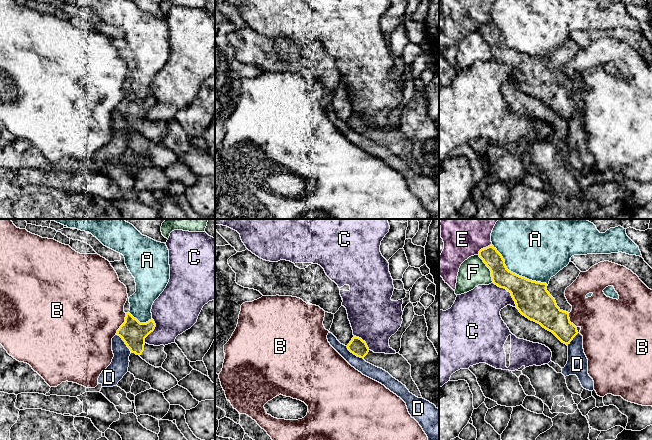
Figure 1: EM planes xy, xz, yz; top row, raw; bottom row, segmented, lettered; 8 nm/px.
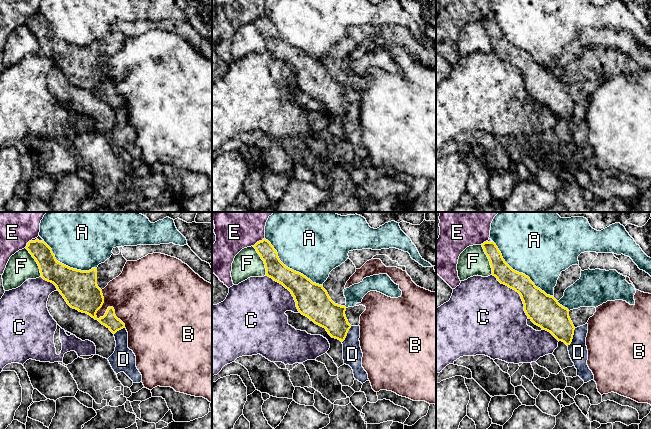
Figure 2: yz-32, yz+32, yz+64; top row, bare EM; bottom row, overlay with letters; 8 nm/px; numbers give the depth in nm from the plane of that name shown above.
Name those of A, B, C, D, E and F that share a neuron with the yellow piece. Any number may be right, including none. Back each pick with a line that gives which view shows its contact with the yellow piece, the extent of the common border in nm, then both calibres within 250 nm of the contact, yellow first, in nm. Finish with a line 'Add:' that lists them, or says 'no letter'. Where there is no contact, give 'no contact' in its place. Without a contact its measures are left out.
Add: no letter

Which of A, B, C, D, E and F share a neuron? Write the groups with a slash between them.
A / B / C F / D / E

